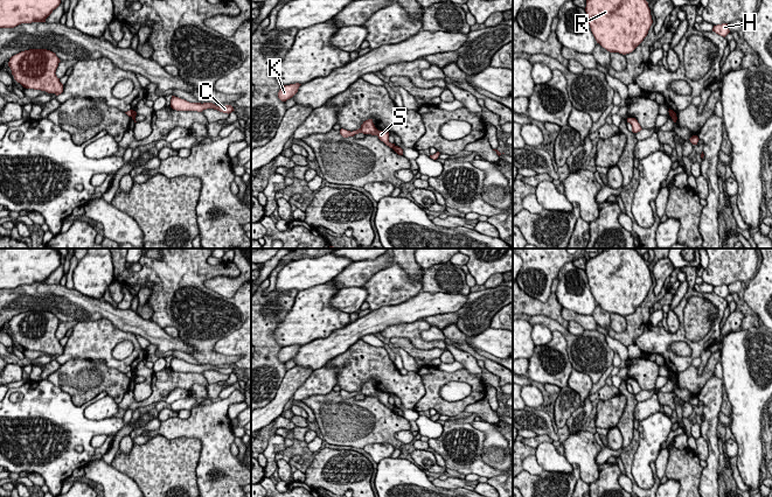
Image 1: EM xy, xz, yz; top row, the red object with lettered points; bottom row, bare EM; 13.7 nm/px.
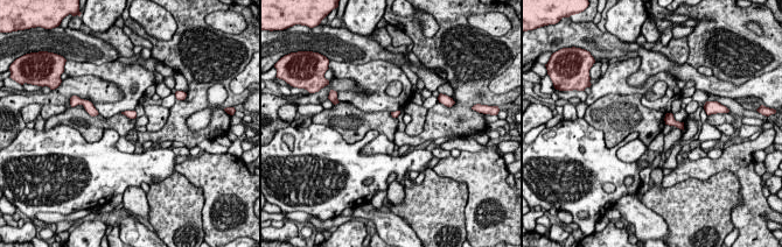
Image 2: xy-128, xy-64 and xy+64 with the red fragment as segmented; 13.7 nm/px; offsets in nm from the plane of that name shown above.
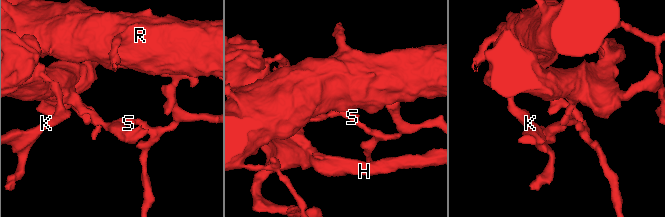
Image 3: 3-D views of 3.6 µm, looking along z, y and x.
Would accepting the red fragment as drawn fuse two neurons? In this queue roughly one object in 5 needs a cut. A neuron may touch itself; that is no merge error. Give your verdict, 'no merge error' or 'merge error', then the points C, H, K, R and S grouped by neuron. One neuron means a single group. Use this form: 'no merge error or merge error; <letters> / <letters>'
merge error; C R / H K S

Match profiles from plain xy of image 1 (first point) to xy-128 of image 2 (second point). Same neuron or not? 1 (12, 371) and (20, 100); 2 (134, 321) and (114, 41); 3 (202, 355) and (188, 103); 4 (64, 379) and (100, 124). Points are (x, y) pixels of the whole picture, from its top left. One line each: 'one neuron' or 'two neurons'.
1: two neurons
2: two neurons
3: one neuron
4: one neuron

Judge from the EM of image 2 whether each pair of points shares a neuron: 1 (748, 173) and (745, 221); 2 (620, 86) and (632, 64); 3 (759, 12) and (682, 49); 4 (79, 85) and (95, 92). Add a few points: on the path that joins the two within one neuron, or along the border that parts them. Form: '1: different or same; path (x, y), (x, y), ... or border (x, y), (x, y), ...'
1: same; path (748, 184), (748, 210)
2: same; path (620, 80), (620, 76), (626, 70)
3: different; border (686, 36), (688, 60), (685, 62)
4: same; path (83, 86), (91, 89)

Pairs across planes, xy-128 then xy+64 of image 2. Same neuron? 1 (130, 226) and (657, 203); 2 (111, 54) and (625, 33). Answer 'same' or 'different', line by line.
1: different
2: different

